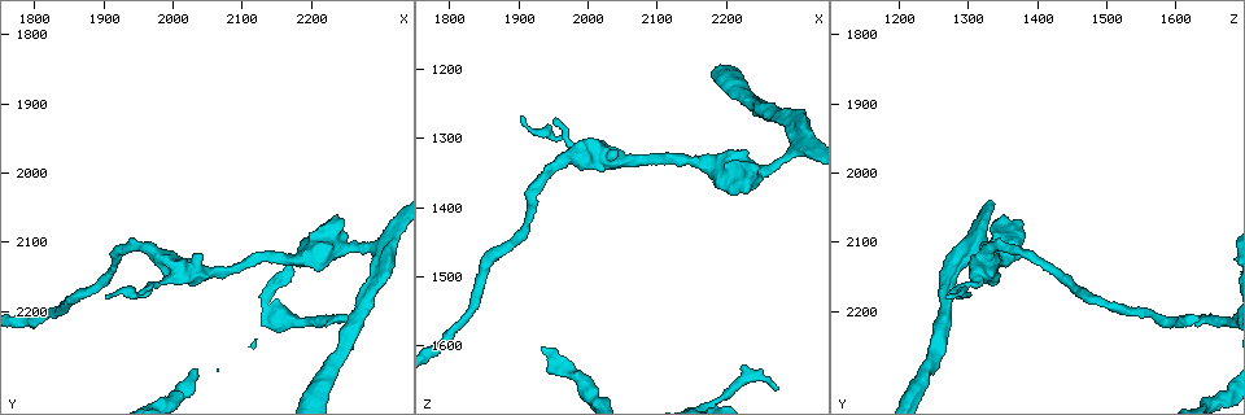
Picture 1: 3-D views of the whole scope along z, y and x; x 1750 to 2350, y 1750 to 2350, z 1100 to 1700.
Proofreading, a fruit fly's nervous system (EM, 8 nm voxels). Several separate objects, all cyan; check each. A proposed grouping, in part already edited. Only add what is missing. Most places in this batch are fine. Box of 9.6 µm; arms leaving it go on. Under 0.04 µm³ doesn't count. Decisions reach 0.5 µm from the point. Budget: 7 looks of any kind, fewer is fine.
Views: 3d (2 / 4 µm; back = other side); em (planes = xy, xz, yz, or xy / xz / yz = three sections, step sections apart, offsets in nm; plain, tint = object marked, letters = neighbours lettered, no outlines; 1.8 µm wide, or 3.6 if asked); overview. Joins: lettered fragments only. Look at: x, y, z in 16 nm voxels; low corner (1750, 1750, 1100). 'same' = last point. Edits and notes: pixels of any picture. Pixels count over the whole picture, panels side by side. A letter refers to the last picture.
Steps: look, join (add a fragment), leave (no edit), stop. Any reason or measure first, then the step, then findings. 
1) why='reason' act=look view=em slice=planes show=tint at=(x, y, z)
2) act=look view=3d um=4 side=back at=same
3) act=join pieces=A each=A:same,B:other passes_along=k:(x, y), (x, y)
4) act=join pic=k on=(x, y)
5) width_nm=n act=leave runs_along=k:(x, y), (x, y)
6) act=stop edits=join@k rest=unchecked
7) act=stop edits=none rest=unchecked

why='tapers out' act=look view=3d um=2 at=(1905, 2180, 1270)

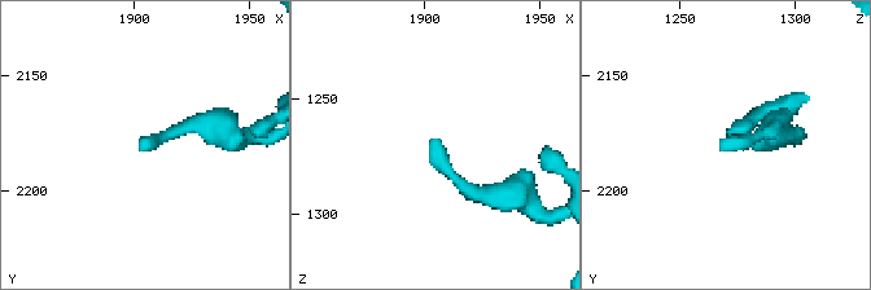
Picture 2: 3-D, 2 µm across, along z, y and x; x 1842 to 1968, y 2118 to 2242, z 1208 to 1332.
why='now the EM' act=look view=em slice=planes show=letters at=(1904, 2181, 1266)

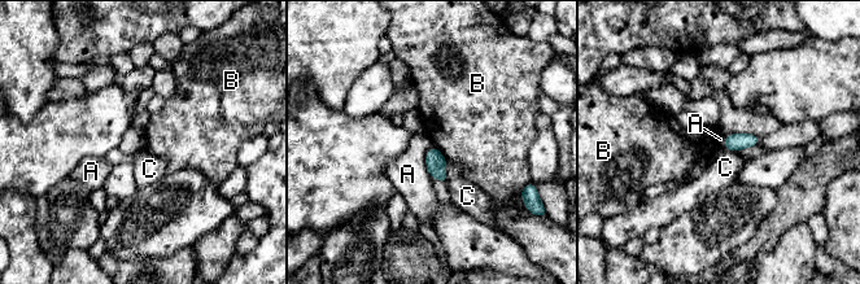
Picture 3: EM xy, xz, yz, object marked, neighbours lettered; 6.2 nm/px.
longest_contact=A:190nm act=leave each=A:other,B:other,C:other border=3:(432, 145), (426, 154), (428, 174) found='no lettered fragment goes on from it'

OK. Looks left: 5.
why='thick turns thin' act=look view=em slice=xy step=16 show=letters at=(2010, 2140, 1330)

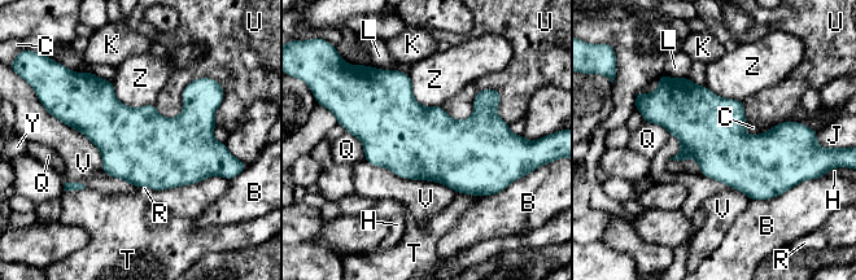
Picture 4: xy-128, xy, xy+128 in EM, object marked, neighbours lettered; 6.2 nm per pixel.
width_nm=420 longest_contact=V:700nm act=leave each=B:other,C:other,H:other,J:other,K:other,L:other,Q:other,R:other,T:other,U:other,V:other,Y:other,Z:other found='none of them fits'

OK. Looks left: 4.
why='stops while still wide' act=look view=em um=3.6 slice=yz step=16 show=tint at=(2235, 2055, 1350)

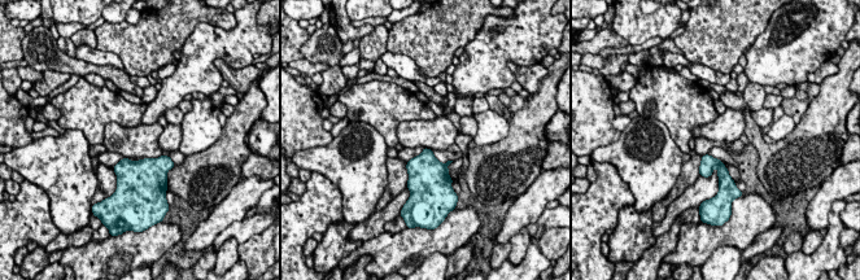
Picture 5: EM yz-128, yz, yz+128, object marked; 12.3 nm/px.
why='see the neighbours' act=look view=em um=3.6 slice=yz step=16 show=letters at=same

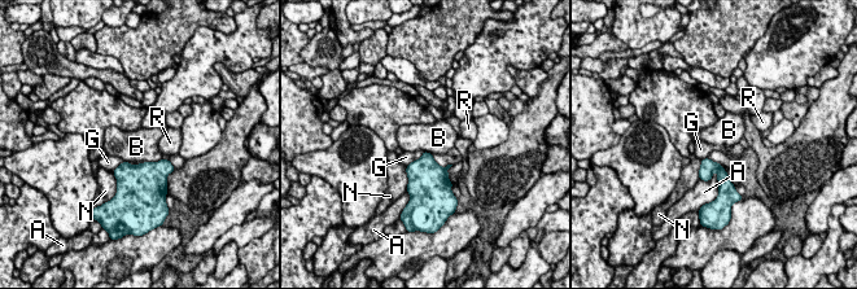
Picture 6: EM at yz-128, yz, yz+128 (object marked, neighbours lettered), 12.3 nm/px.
act=leave each=A:other,B:other,G:other,N:other,R:other border=6:(161, 158), (153, 162), (123, 162) found='none of them fits'

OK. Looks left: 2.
act=stop edits=none rest=unchecked

